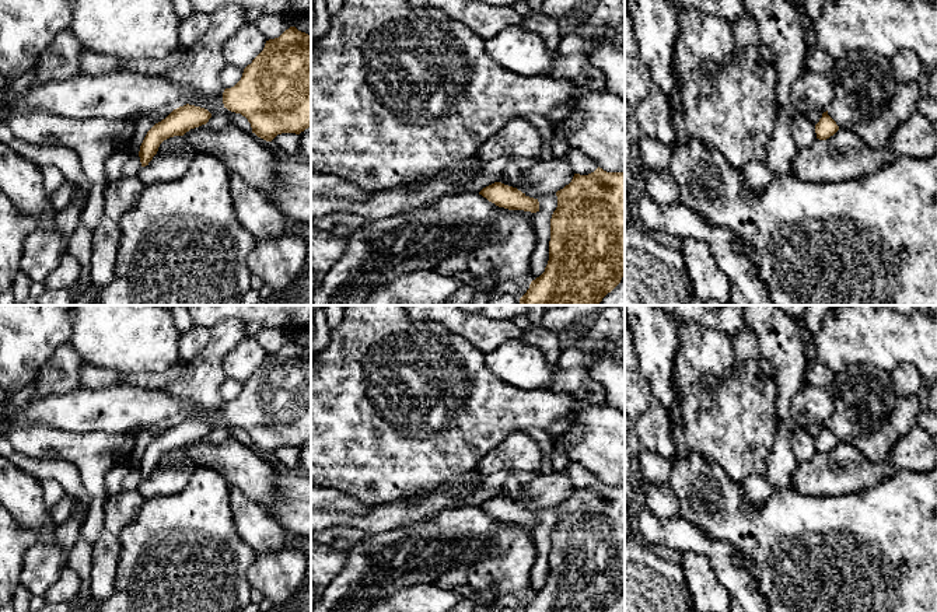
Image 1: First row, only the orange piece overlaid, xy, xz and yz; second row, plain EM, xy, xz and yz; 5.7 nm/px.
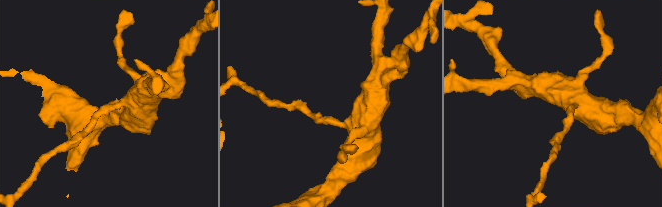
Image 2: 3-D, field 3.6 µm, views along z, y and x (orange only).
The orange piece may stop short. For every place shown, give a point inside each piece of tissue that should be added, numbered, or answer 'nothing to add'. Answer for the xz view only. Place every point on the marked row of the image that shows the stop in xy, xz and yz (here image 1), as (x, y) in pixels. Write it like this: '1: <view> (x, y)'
nothing to add

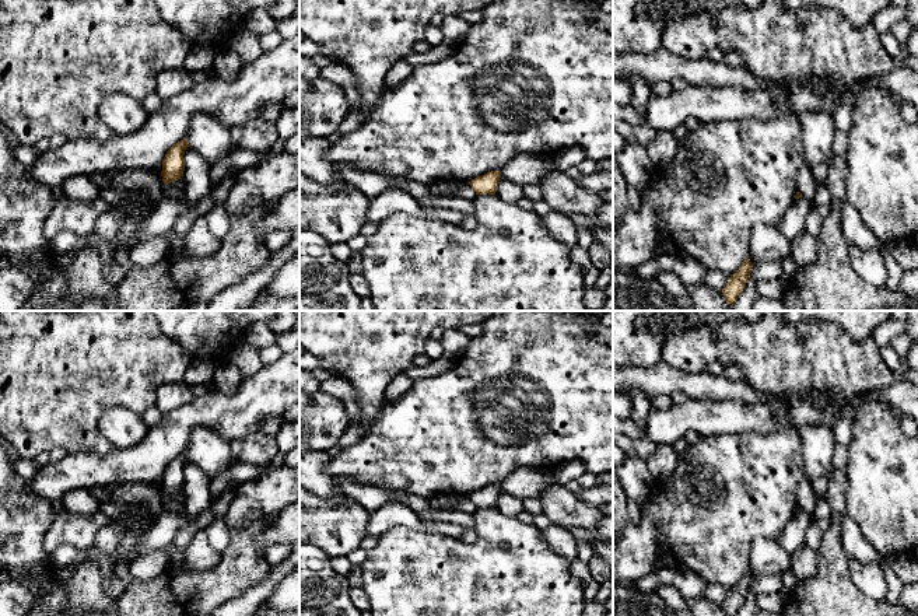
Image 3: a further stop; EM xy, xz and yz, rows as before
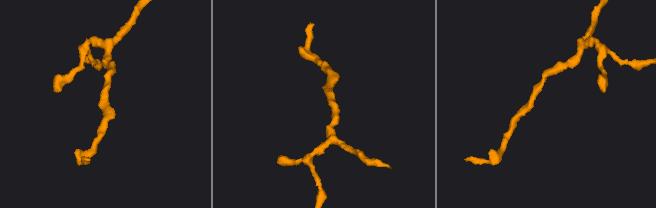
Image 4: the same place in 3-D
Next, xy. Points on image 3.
nothing to add

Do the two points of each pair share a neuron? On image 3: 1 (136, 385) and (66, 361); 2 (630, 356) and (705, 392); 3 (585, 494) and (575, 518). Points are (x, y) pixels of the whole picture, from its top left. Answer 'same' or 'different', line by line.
1: same
2: different
3: different

